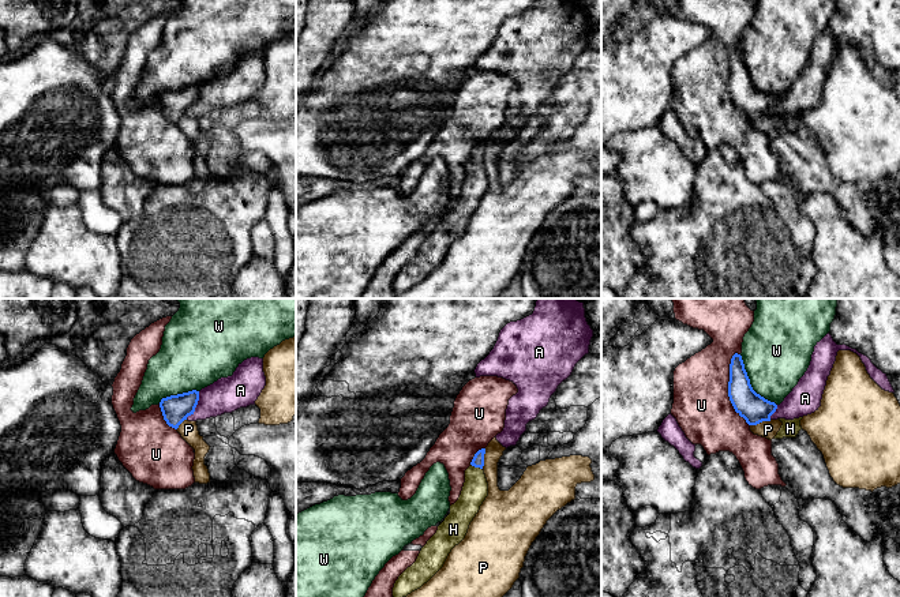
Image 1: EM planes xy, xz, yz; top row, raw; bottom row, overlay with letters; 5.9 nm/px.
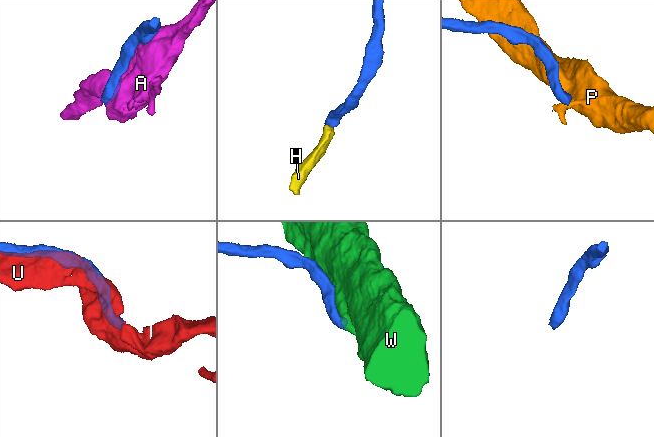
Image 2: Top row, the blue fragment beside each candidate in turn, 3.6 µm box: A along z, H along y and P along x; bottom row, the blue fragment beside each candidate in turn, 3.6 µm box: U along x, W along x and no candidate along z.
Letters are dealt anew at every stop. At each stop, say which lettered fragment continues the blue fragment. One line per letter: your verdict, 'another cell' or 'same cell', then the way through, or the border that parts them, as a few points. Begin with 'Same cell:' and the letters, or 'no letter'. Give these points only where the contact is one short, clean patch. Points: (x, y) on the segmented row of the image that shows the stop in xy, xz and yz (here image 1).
Same cell: H
A: another cell
H: same cell; runs through xz (477, 461), (476, 466), (475, 490)
P: another cell; border along yz (771, 420), (762, 420), (750, 425)
U: another cell
W: another cell

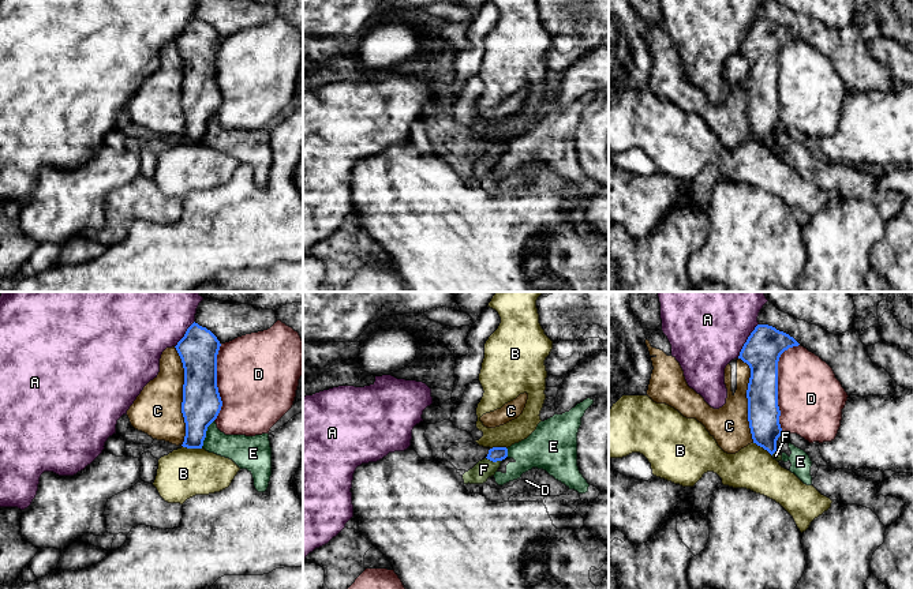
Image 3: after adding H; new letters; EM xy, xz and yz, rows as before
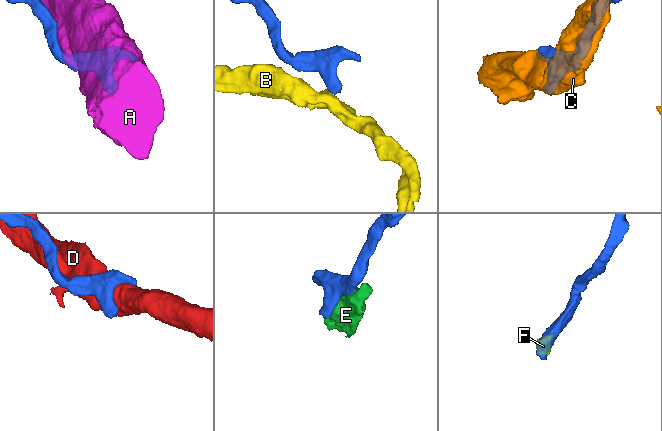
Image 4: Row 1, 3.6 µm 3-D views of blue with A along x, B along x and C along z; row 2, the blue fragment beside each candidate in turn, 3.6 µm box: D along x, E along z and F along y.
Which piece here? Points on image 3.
Same cell: F
A: another cell
B: another cell; border along yz (752, 442), (762, 446), (771, 456)
C: another cell
D: another cell
E: another cell
F: same cell; runs through xz (494, 454), (494, 461), (483, 469)

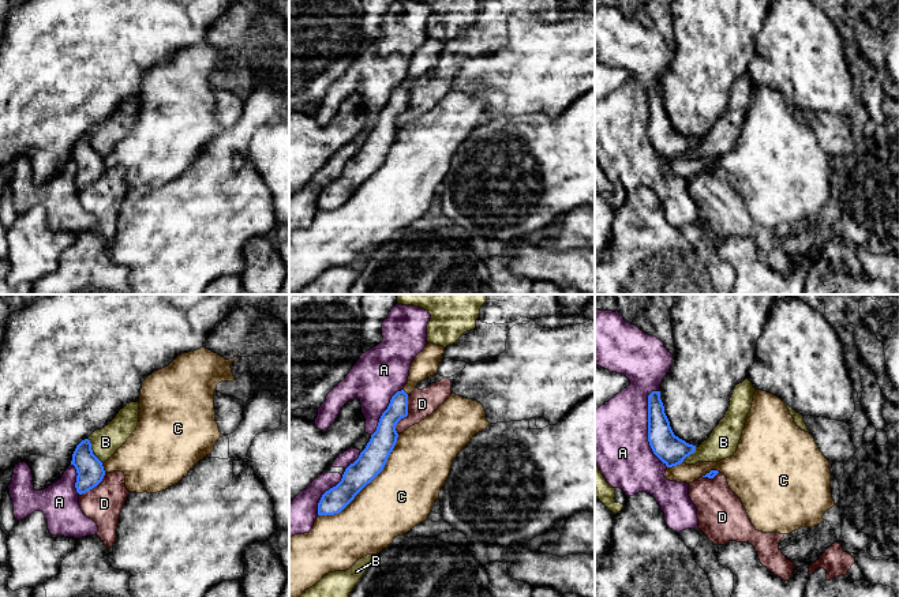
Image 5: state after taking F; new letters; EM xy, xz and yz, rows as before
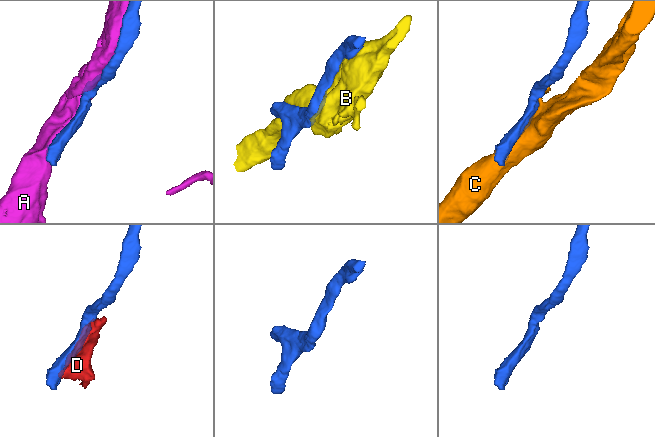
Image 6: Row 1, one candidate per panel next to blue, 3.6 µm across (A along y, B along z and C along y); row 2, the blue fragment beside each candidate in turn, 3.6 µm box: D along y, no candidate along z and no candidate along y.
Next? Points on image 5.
Same cell: no letter
A: another cell
B: another cell
C: another cell
D: another cell

